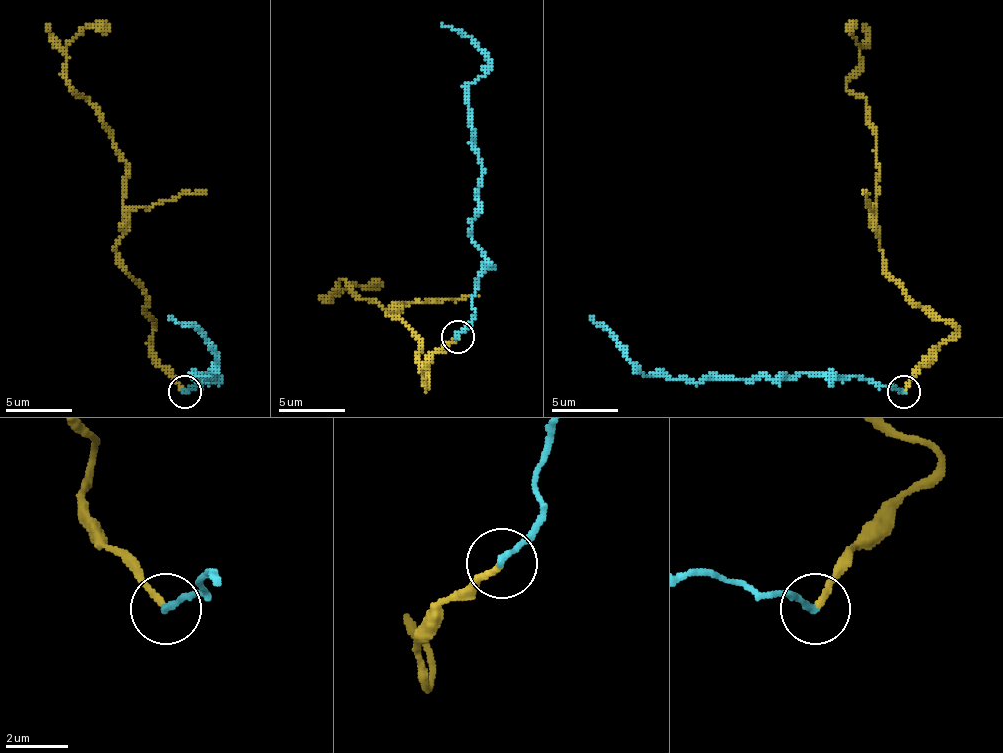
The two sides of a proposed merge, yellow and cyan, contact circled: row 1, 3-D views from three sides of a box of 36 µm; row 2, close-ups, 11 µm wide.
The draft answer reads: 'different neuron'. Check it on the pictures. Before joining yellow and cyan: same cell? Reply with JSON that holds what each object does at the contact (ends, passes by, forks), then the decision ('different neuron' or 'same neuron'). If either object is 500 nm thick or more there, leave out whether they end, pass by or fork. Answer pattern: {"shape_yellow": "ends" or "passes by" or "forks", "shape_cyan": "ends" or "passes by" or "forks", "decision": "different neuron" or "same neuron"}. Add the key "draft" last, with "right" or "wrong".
{"shape_yellow": "ends", "shape_cyan": "ends", "decision": "different neuron", "draft": "right"}

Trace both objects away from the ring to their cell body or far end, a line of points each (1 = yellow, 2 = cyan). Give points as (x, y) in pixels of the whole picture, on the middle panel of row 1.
1: (458, 335), (425, 365), (425, 389), (419, 339), (389, 312), (399, 312), (346, 279), (339, 292), (382, 282)
2: (458, 335), (475, 312), (485, 259), (472, 239), (482, 159), (472, 146), (468, 86), (488, 56), (442, 23)

